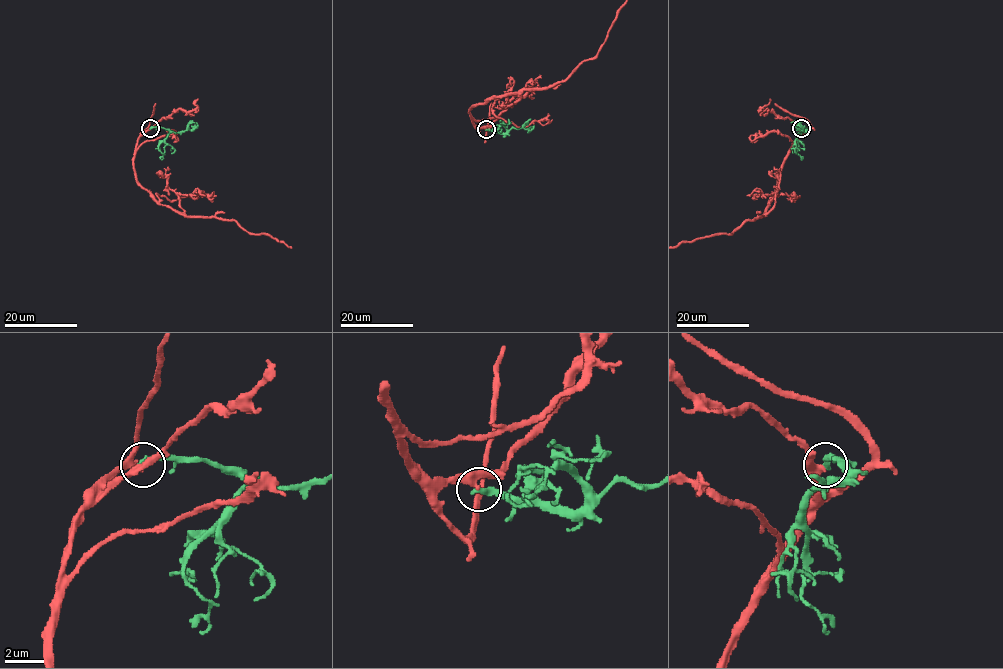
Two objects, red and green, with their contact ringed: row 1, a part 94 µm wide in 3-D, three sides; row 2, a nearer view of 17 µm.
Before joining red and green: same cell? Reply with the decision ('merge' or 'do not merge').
do not merge

